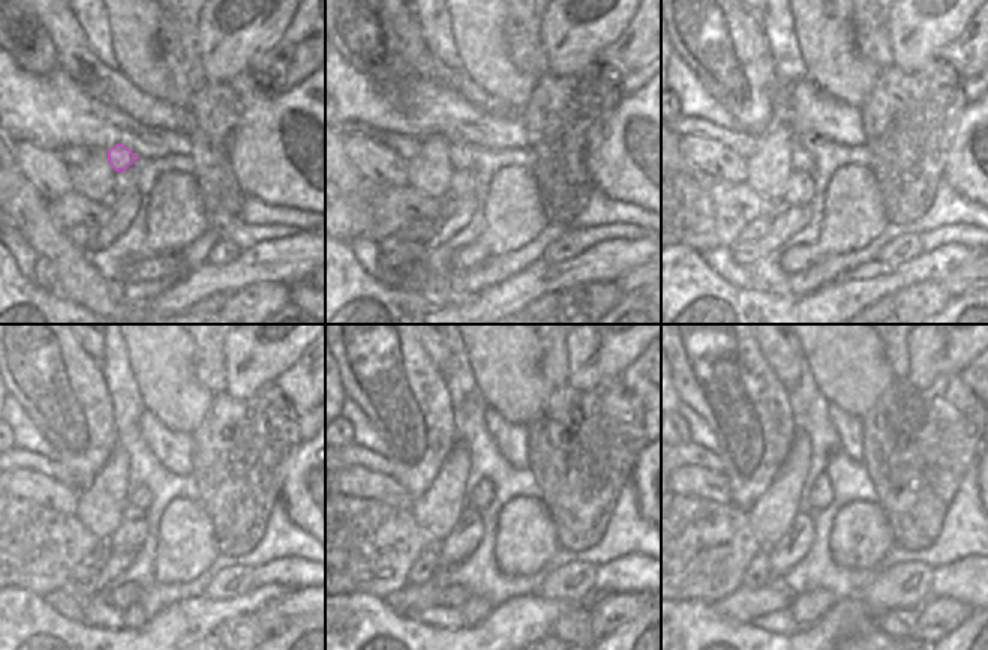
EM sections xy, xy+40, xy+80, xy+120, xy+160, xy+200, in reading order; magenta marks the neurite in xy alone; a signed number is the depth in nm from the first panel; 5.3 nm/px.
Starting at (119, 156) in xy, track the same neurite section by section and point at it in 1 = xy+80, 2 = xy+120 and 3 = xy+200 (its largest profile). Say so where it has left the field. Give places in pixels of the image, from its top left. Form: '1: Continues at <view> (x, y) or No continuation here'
1: Continues at xy+80 (801, 161)
2: Continues at xy+120 (141, 499)
3: Continues at xy+200 (820, 496)

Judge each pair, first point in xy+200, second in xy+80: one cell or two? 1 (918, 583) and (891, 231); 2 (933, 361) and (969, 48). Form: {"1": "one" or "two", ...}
{"1": "two", "2": "two"}

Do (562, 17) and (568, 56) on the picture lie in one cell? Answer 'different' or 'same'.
same

